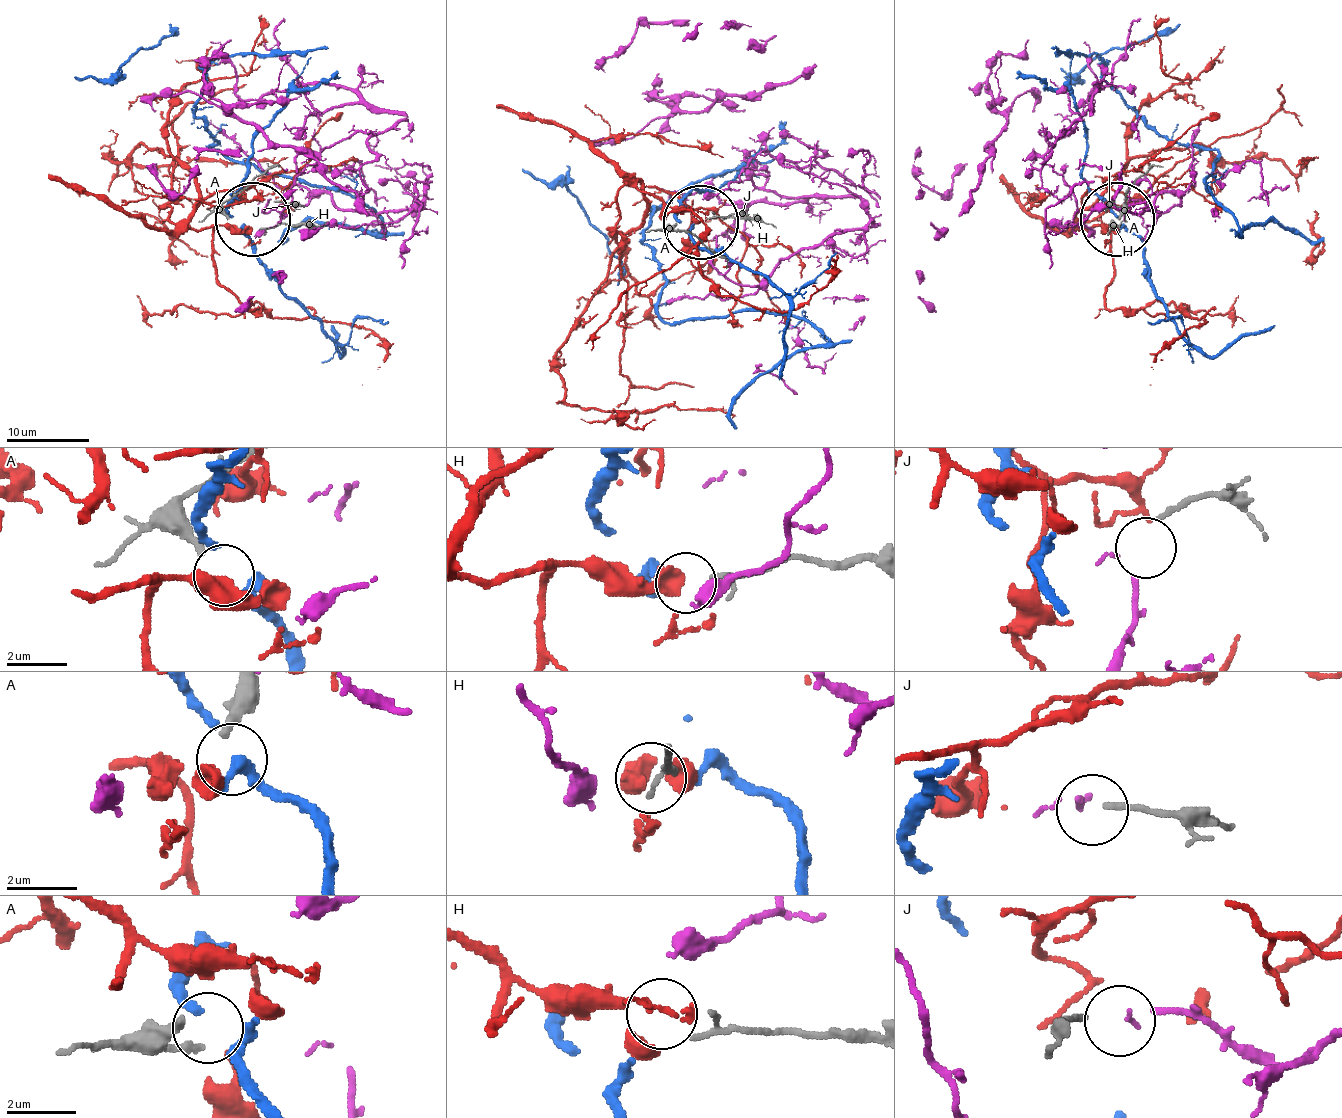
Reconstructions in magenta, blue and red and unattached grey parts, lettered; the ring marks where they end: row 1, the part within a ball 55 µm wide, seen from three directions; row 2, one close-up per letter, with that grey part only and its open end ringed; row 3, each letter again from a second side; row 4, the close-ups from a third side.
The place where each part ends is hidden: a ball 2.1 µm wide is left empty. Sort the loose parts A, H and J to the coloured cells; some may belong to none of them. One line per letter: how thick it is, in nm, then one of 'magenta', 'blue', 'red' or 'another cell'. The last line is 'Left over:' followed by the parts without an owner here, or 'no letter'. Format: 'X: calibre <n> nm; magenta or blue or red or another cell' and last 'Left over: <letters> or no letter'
A: calibre 320 nm; another cell
H: calibre 110 nm; red
J: calibre 150 nm; magenta
Left over: A

